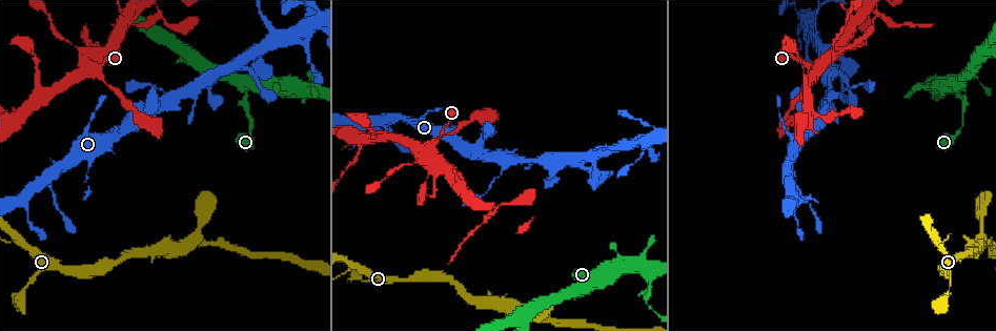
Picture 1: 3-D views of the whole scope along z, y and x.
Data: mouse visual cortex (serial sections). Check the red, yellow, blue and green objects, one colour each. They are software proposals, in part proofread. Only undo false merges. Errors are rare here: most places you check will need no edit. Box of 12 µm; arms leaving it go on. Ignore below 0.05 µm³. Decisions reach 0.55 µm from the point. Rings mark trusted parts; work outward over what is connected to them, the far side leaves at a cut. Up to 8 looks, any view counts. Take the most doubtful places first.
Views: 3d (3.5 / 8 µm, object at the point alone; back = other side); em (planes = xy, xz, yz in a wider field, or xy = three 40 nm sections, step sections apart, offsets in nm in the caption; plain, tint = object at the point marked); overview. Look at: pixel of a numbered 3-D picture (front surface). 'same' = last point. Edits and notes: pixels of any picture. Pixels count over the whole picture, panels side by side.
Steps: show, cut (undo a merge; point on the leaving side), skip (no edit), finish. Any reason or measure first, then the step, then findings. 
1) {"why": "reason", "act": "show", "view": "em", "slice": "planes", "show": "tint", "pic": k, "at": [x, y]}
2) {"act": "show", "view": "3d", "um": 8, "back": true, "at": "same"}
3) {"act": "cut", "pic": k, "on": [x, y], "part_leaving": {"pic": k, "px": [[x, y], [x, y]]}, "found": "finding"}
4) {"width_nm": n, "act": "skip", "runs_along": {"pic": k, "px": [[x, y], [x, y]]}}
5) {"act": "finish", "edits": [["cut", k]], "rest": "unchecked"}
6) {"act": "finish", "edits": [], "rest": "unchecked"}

{"why": "four or more arms meet", "act": "show", "view": "3d", "um": 8, "pic": 1, "at": [92, 66]}

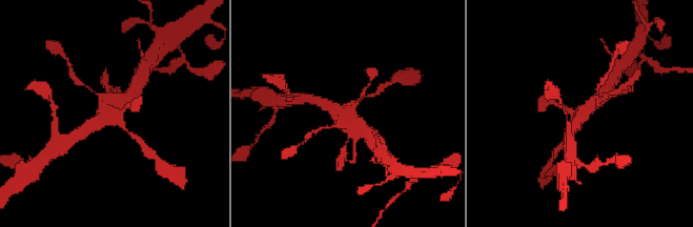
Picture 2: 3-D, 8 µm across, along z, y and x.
{"why": "zoom in", "act": "show", "view": "3d", "um": 3.5, "pic": 2, "at": [580, 110]}

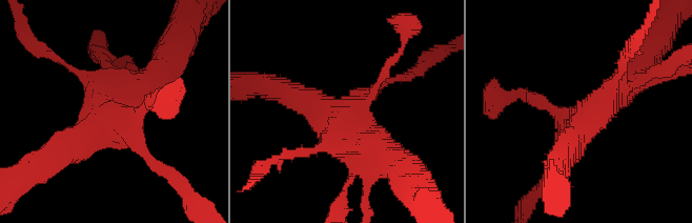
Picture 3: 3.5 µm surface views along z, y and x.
{"act": "show", "view": "em", "slice": "xy", "step": 5, "show": "tint", "pic": 3, "at": [115, 115]}

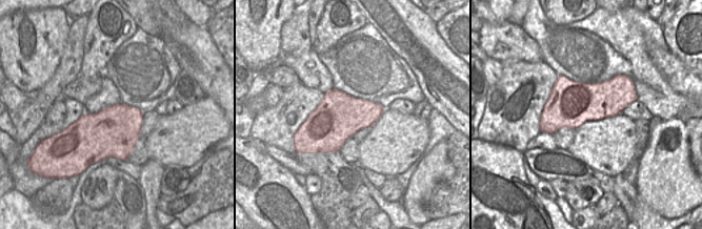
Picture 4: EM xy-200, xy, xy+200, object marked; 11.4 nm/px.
{"width_nm": 550, "act": "skip", "runs_along": {"pic": 3, "px": [[534, 99], [577, 119], [631, 77]]}, "found": "continuous, no second cell"}

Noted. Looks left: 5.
{"why": "thin neck", "act": "show", "view": "3d", "um": 8, "pic": 1, "at": [874, 19]}

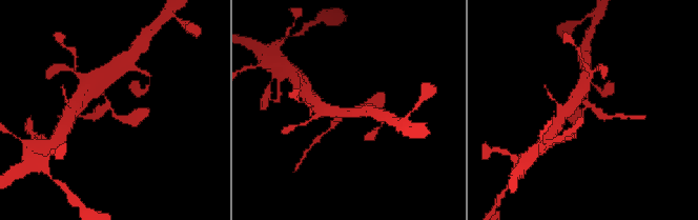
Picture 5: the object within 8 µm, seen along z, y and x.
{"arms": 3, "arm_widths_nm": [200, 200, 300], "act": "show", "view": "em", "slice": "xy", "step": 3, "show": "tint", "pic": 5, "at": [581, 109]}

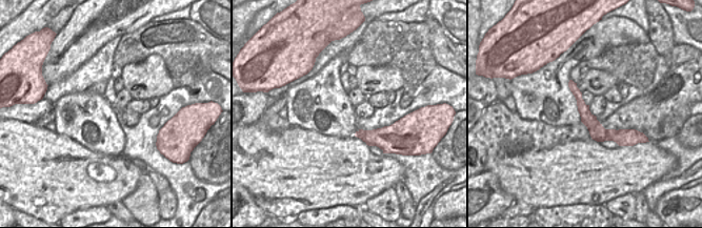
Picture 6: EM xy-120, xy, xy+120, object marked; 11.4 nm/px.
{"act": "skip", "runs_along": {"pic": 6, "px": [[570, 84], [604, 135], [622, 135]]}, "found": "continuous, no second cell"}

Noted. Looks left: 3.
{"why": "small branch off a trunk", "act": "show", "view": "3d", "um": 8, "pic": 1, "at": [22, 111]}

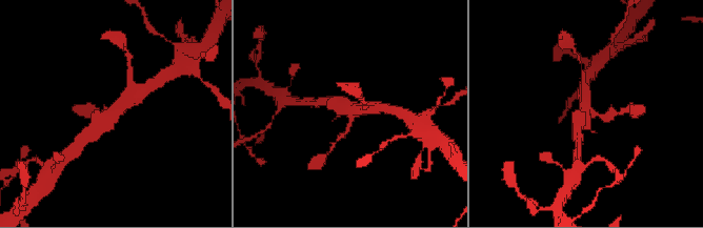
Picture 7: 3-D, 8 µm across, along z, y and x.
{"arms": 3, "arm_widths_nm": [150, 450, 500], "why": "now the EM", "act": "show", "view": "em", "slice": "xy", "step": 1, "show": "tint", "pic": 7, "at": [352, 110]}

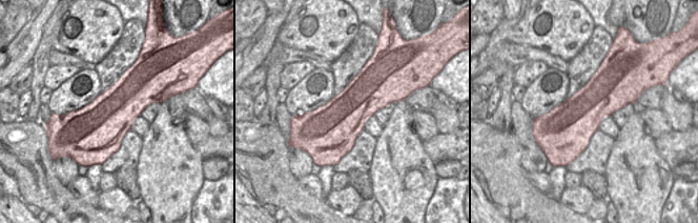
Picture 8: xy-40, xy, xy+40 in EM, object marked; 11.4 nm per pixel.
{"act": "skip", "runs_along": {"pic": 7, "px": [[141, 92], [126, 99], [93, 131]]}, "found": "all the same cell"}

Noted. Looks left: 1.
{"act": "finish", "edits": [], "rest": "unchecked"}

